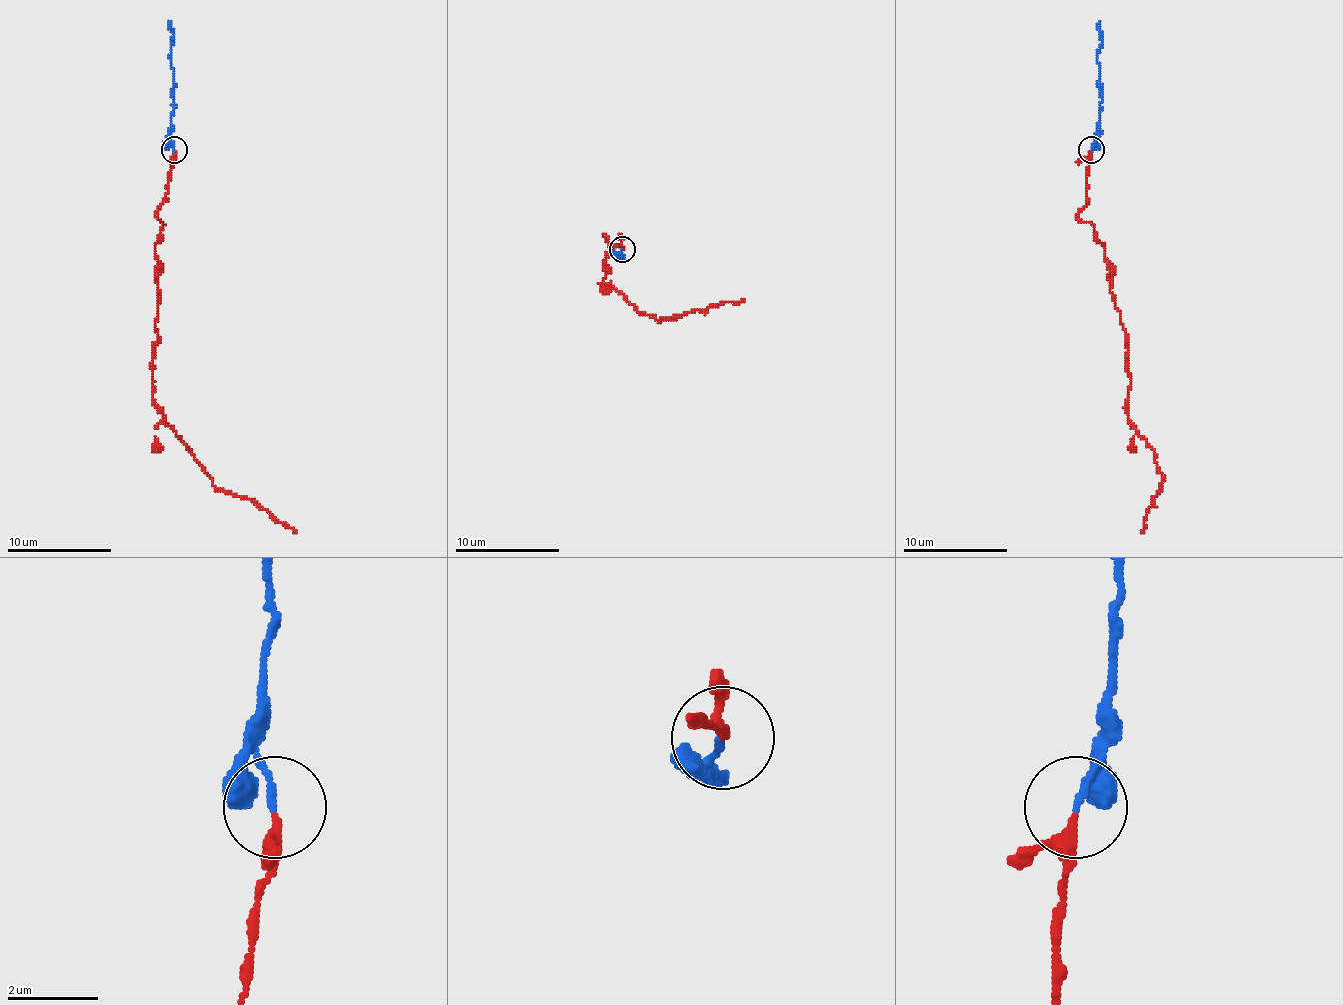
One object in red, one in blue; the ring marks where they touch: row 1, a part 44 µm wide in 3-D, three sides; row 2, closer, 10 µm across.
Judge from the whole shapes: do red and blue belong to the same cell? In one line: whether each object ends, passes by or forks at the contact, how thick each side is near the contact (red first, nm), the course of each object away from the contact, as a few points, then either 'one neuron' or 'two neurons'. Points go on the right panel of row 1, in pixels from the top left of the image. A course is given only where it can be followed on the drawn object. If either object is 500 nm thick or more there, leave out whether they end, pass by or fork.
red passes by; blue ends there; 190 nm thick on the red side, 130 nm on the other; red runs (1091, 151), (1078, 217), (1104, 248), (1110, 293), (1125, 332), (1128, 423), (1154, 452), (1162, 483), (1141, 533); blue runs (1091, 149), (1102, 99), (1097, 60), (1102, 31), (1099, 21); one neuron

